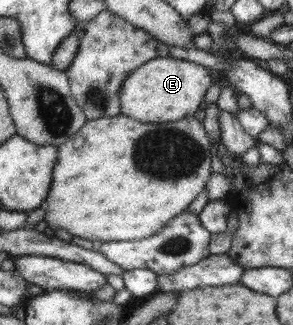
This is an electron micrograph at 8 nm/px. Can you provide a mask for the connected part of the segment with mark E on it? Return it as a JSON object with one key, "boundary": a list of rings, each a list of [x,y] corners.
{"boundary":[[[156,57],[126,77],[120,91],[122,115],[140,123],[167,123],[192,117],[203,110],[212,77],[206,66],[172,57]]]}

